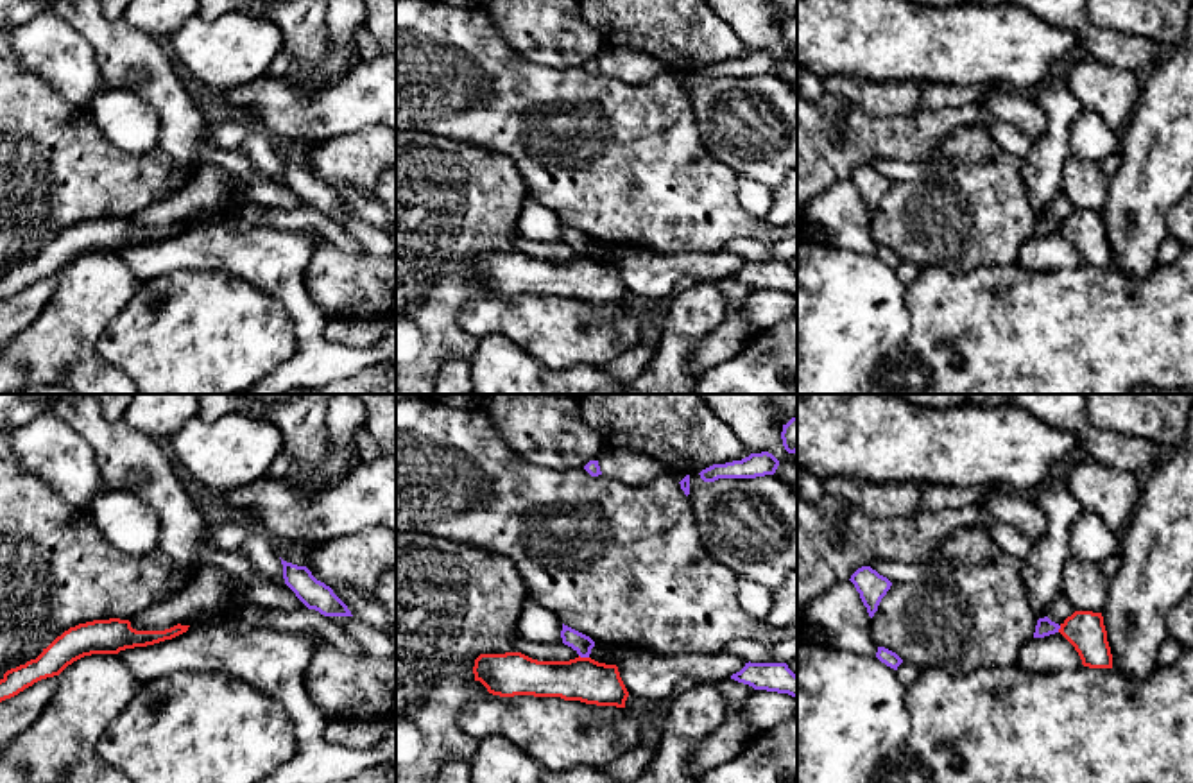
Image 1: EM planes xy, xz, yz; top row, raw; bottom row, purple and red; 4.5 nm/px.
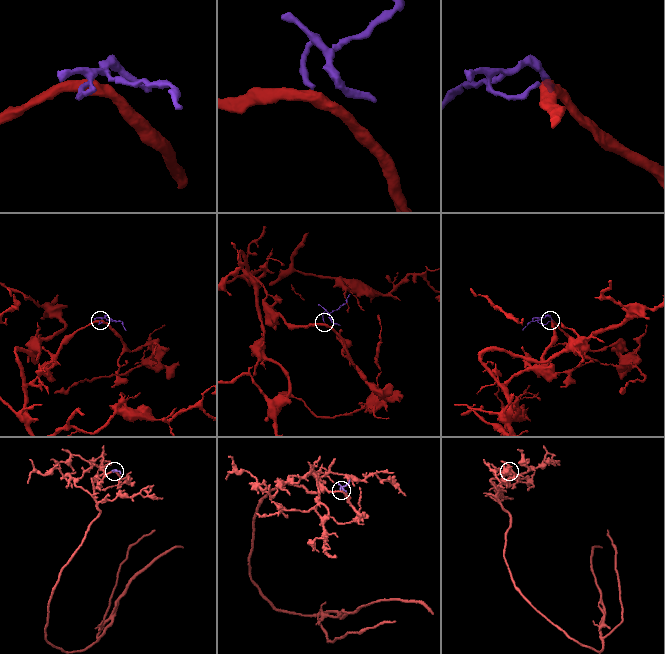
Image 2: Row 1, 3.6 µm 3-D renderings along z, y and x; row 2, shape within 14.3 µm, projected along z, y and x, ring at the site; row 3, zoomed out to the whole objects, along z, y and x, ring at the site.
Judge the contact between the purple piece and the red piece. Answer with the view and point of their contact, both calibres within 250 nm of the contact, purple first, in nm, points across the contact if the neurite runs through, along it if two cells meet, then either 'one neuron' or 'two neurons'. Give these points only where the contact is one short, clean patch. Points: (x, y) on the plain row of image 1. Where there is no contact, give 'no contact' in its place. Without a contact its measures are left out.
xz (584, 255) | 90/200 nm | along xz (579, 253), (588, 257) | two neurons

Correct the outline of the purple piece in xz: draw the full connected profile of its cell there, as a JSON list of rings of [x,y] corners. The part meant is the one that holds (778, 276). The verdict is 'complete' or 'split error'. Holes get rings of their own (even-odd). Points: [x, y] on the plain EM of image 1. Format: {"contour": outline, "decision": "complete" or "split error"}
{"contour": [[[745,262],[731,278],[754,288],[788,292],[797,297],[797,274],[786,262]]], "decision": "complete"}

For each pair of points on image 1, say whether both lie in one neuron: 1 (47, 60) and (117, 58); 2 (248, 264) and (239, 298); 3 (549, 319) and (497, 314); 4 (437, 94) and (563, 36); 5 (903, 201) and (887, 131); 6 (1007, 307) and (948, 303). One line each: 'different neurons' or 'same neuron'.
1: different neurons
2: different neurons
3: same neuron
4: different neurons
5: different neurons
6: same neuron

